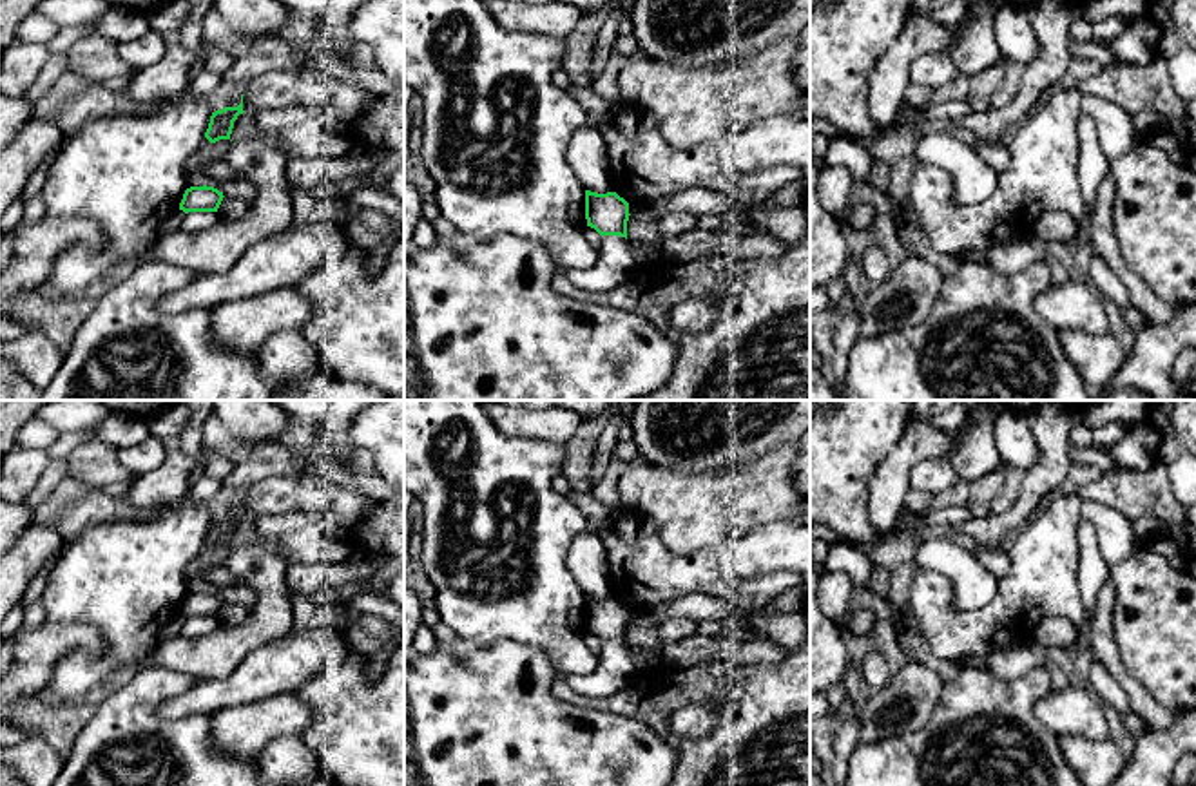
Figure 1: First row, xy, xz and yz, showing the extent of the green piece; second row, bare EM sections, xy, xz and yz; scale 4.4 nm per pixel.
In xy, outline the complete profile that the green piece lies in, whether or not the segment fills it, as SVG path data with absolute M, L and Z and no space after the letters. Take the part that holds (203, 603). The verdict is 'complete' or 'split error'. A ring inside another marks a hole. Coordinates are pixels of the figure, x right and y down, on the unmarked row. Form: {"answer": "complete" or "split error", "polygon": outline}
{"answer": "complete", "polygon": "M190 592L185 596L183 605L179 609L179 616L185 619L188 618L217 618L221 607L223 607L223 598L219 598L214 592Z"}

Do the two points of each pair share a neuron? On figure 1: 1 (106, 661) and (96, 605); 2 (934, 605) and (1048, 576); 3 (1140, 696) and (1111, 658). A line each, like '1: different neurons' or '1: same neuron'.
1: same neuron
2: same neuron
3: same neuron

